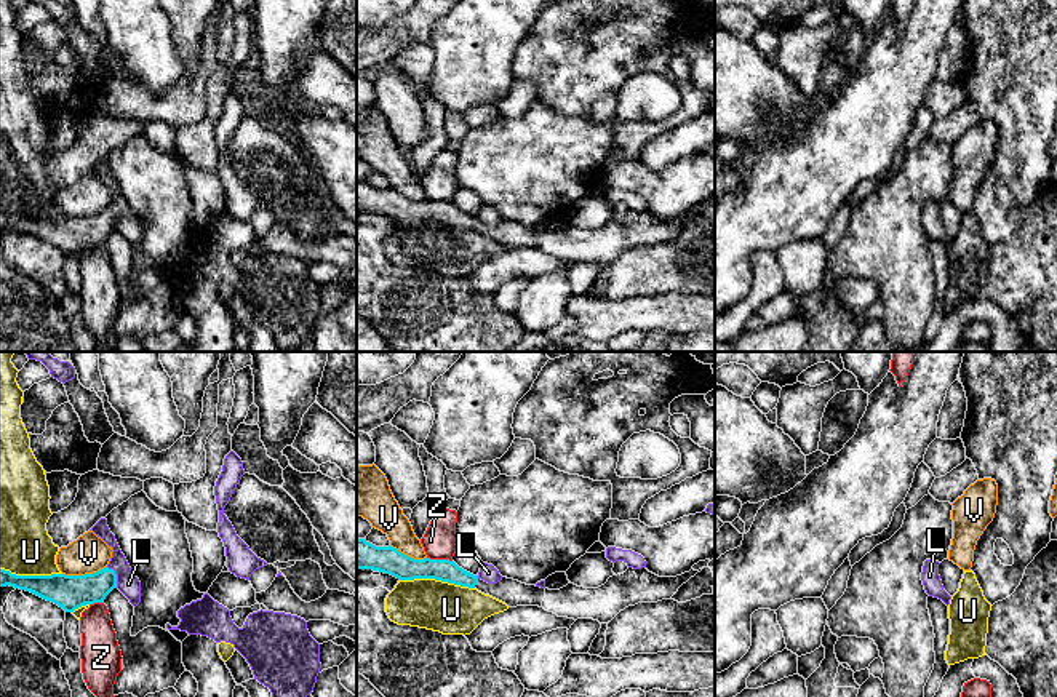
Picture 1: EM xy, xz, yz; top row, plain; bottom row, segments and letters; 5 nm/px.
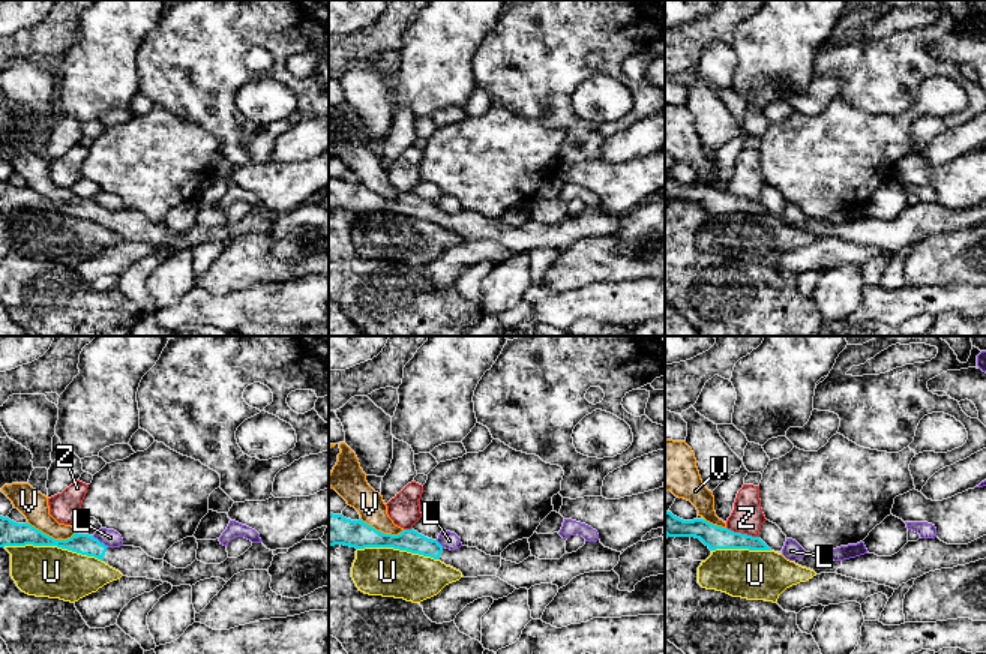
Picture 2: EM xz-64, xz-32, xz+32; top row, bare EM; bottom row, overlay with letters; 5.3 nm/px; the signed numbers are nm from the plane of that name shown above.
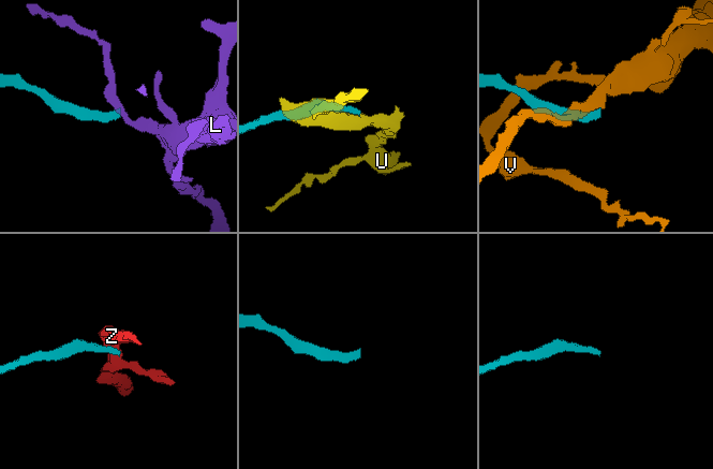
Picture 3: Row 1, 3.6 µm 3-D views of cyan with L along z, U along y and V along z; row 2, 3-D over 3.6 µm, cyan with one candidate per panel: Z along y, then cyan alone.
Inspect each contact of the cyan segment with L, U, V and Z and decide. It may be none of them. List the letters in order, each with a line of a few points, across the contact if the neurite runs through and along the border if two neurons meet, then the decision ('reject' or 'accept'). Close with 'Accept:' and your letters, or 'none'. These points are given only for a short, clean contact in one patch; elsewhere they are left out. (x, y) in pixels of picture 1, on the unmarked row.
L: line xy (107, 208), (115, 216), (117, 229); reject
U: reject
V: reject
Z: line xz (427, 199), (451, 203); reject
Accept: none

